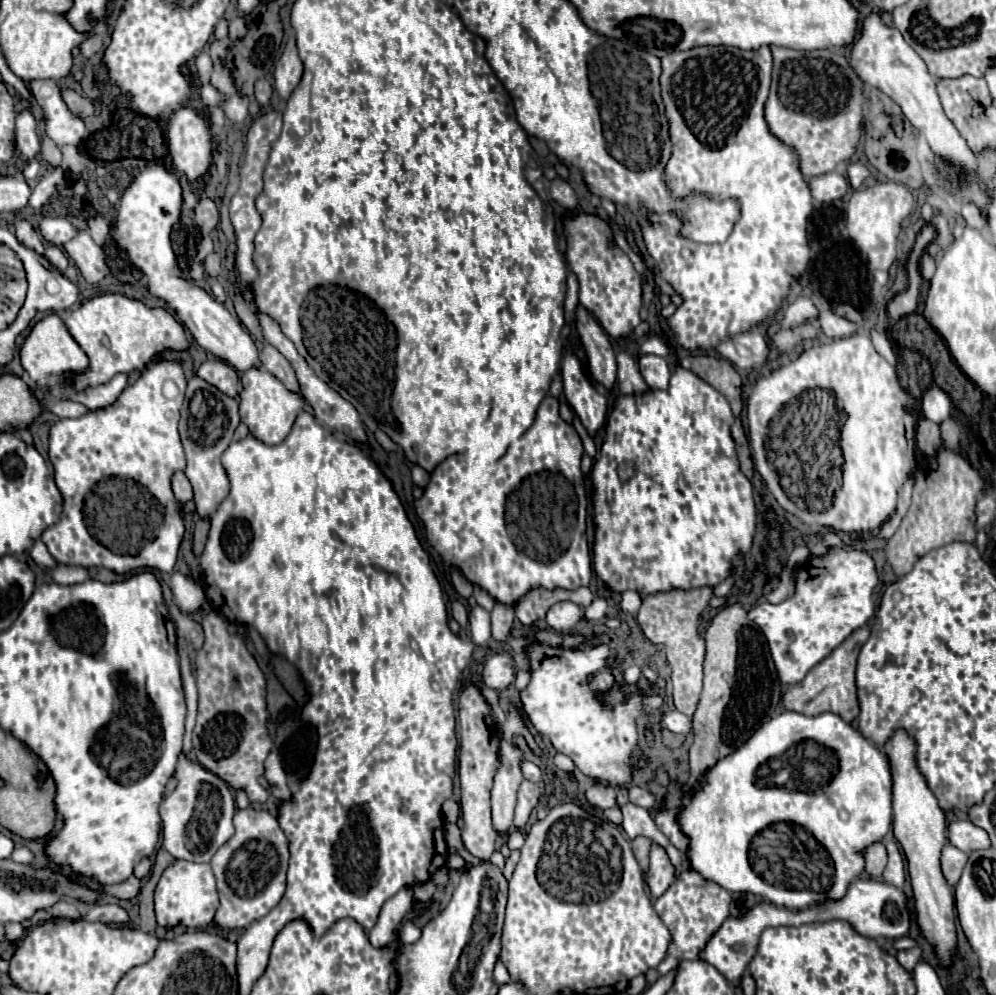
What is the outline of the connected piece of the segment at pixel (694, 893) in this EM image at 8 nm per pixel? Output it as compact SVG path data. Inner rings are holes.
M684 858L684 870L678 876L678 880L654 902L656 914L660 916L660 920L670 930L670 936L672 936L672 942L668 946L668 954L658 966L660 974L670 972L682 960L696 960L698 952L706 946L706 940L730 916L730 912L728 912L728 906L732 900L730 892L714 882L702 880L702 876L698 876L698 872L690 872L688 868L690 868L690 864Z

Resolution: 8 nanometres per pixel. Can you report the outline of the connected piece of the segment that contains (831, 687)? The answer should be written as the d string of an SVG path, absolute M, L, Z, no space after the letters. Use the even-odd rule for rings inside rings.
M866 626L858 628L852 636L848 636L828 658L824 658L820 664L816 664L800 684L788 688L788 692L782 696L784 708L806 714L806 716L834 712L850 724L858 716L858 698L856 698L856 680L854 680L856 658L858 658L862 644L868 640L868 636L870 636L870 630Z

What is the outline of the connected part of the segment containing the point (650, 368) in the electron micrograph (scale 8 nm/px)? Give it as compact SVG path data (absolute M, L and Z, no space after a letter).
M642 354L638 356L638 368L650 388L666 388L670 380L670 368L662 356Z

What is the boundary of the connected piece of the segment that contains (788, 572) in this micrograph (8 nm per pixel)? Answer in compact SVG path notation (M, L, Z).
M784 568L782 574L780 574L780 586L776 590L772 590L766 600L770 604L778 604L778 602L784 602L786 598L790 598L794 594L794 588L796 588L796 582L794 582L794 570L792 568Z

